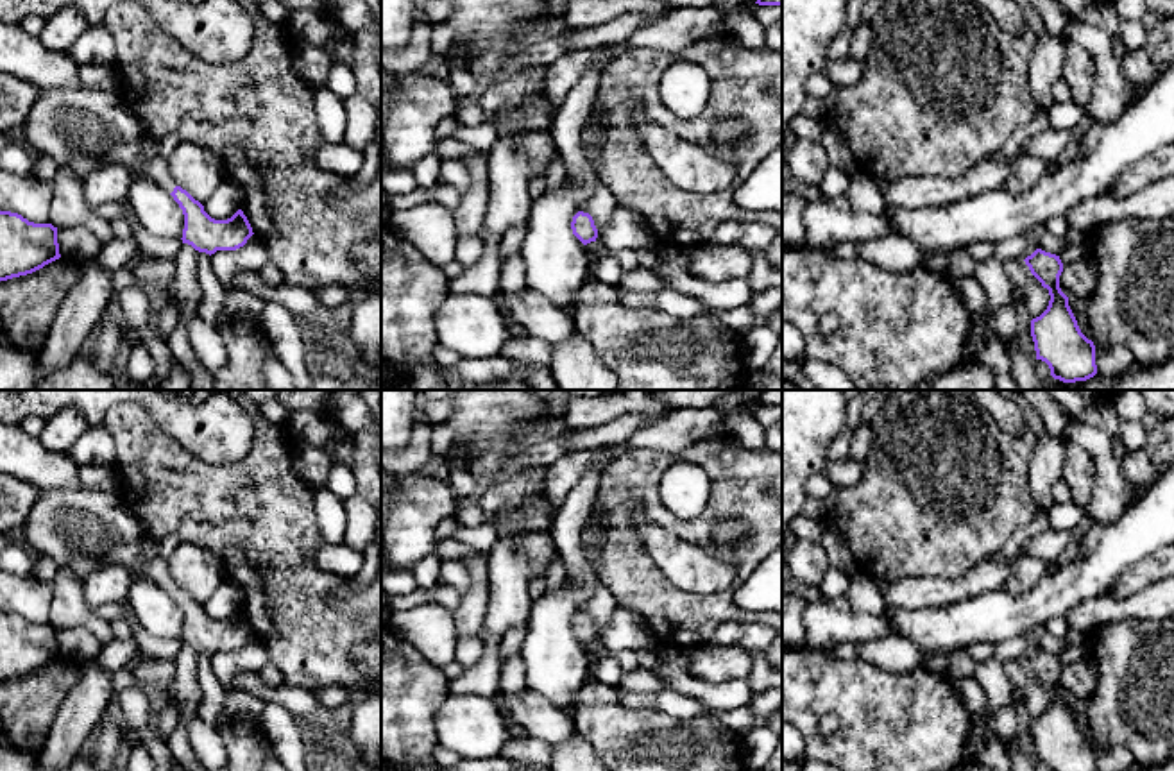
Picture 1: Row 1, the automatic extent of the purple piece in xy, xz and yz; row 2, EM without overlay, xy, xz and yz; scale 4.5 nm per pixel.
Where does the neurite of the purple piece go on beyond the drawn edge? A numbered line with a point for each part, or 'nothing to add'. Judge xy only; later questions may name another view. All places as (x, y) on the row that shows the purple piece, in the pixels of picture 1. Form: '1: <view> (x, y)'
1: xy (63, 120)

